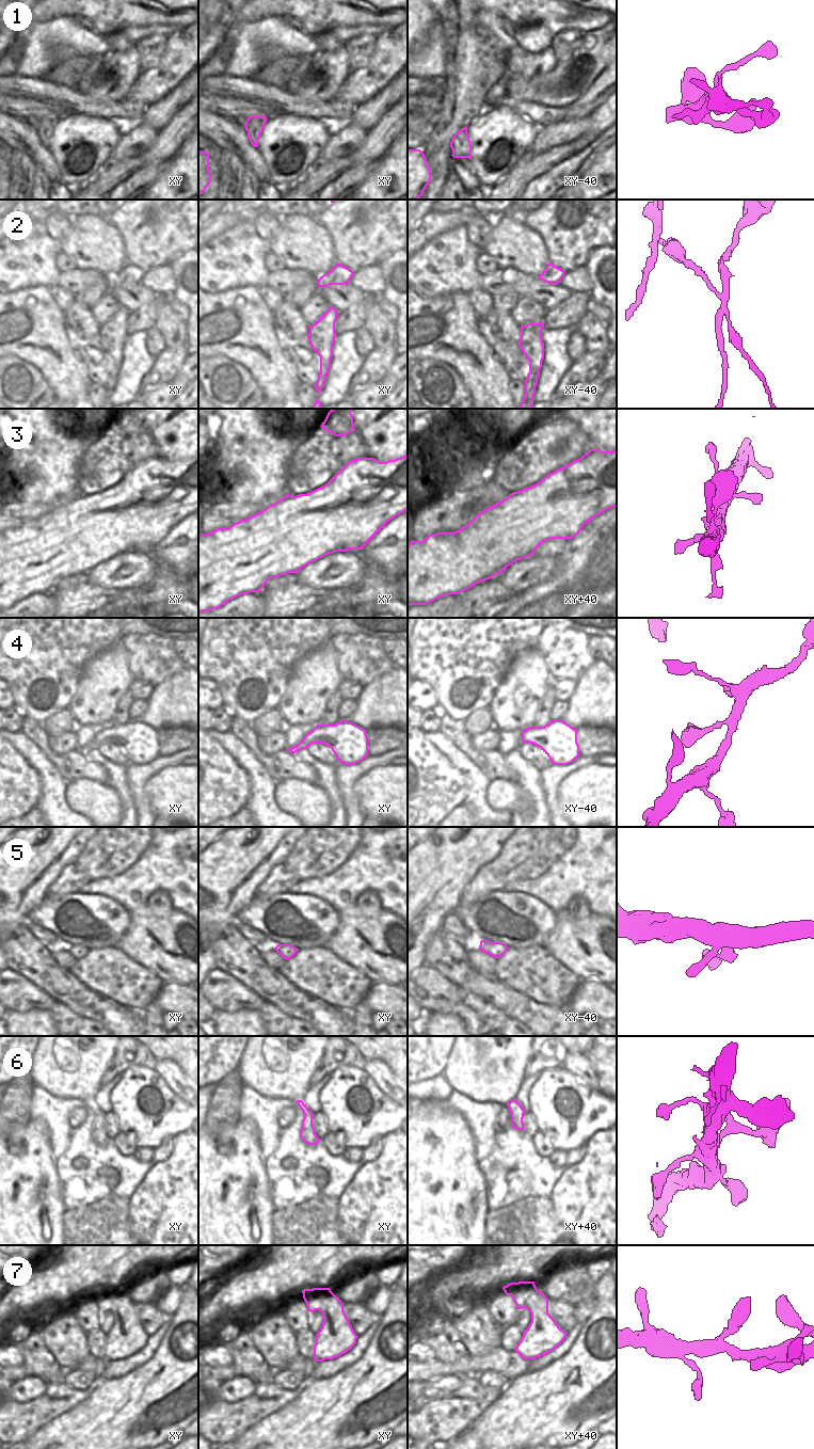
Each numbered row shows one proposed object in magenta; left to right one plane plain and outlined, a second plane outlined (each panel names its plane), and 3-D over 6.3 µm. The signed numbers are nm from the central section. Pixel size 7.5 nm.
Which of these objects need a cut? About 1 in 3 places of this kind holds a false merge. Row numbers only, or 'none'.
2

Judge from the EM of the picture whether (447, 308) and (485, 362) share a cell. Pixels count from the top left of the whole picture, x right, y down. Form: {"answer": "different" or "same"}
{"answer": "same"}

